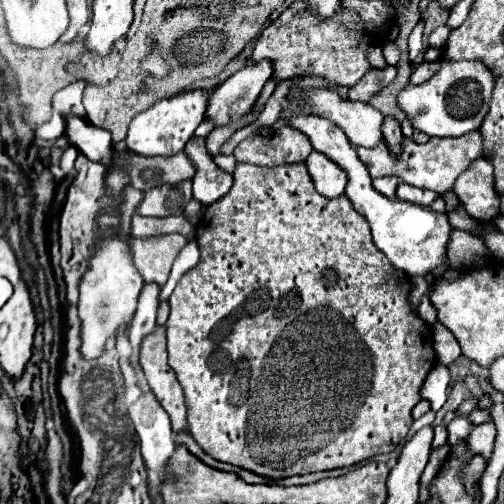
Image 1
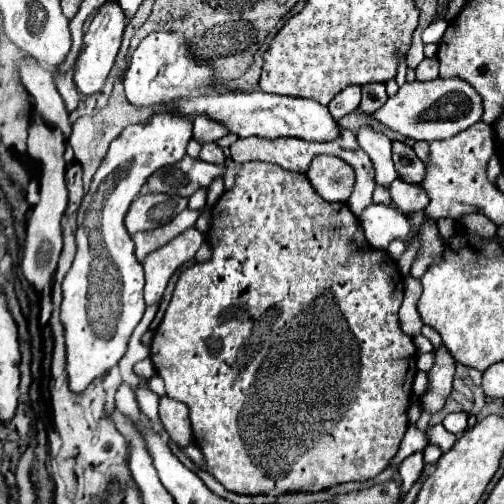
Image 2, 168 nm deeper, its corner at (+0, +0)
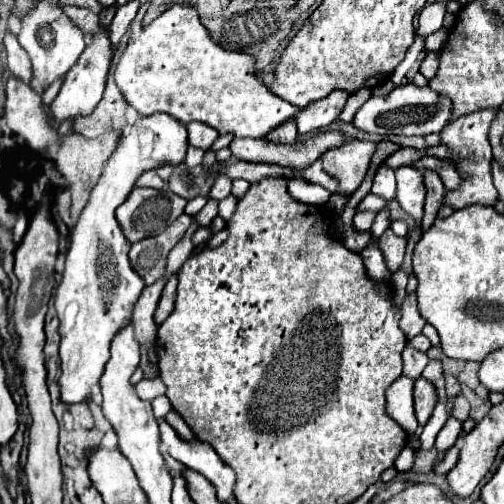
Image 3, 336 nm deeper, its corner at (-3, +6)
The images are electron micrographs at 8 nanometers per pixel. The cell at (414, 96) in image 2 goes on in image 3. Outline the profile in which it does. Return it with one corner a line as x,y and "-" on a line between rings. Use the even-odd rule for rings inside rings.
404,84
392,90
388,96
372,96
354,114
352,124
358,130
374,134
402,134
402,136
428,136
440,132
450,118
450,100
438,98
428,86
418,88
416,84

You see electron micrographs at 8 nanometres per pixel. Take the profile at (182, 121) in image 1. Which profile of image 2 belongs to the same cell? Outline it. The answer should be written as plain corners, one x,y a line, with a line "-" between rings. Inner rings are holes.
157,112
147,122
127,126
125,132
111,142
83,198
77,212
77,254
63,280
61,306
67,372
73,392
85,390
93,378
103,376
123,358
127,342
143,318
145,276
143,266
135,258
133,240
125,228
125,216
145,180
157,168
175,164
185,156
187,142
193,138
191,124
191,118
179,116
177,112

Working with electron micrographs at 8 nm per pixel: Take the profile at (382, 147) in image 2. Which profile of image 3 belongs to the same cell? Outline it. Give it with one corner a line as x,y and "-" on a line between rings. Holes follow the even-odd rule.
380,168
374,176
374,184
372,184
372,194
384,198
384,200
392,200
396,198
396,180
394,180
394,170
392,168

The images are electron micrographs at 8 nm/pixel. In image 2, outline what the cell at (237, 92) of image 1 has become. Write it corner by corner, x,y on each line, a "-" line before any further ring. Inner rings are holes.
207,114
195,116
193,124
195,124
193,126
193,138
199,140
201,144
203,142
217,142
219,138
223,138
223,136
229,134
229,130
221,122
211,120

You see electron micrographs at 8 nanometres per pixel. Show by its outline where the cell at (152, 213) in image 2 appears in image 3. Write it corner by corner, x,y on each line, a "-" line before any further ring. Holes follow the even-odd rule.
134,188
132,194
116,208
116,220
130,244
158,236
184,212
186,200
170,192
152,188

